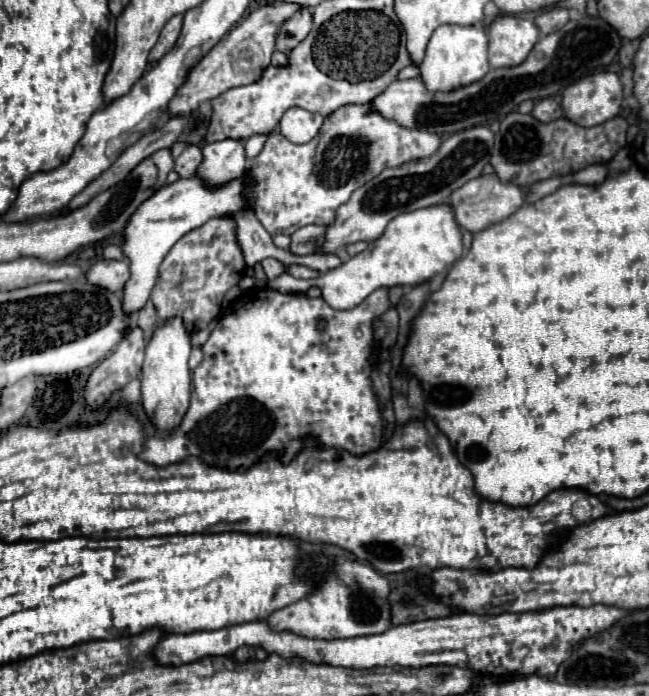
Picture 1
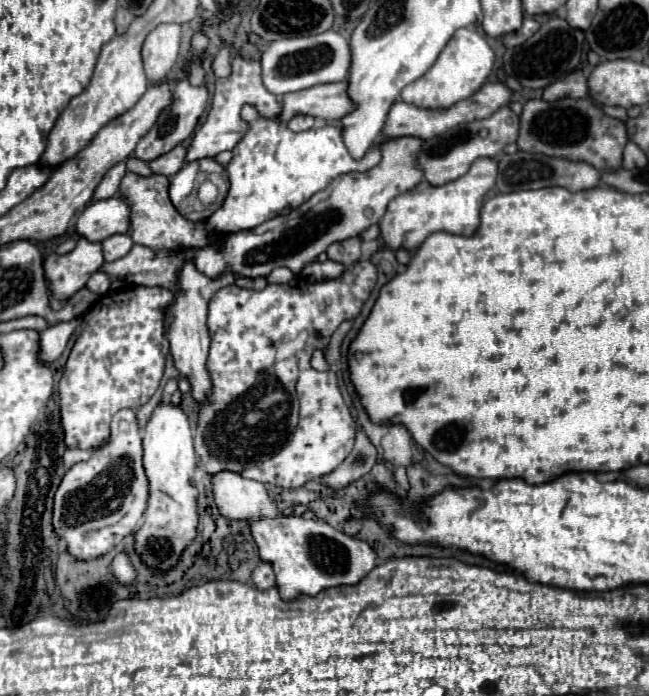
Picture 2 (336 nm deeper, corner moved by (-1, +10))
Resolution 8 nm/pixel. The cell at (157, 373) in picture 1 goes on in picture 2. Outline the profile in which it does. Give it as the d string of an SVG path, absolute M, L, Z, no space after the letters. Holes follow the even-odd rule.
M161 402L153 410L153 414L143 430L143 450L145 450L143 464L145 464L145 472L149 478L149 506L147 506L143 526L135 532L135 550L143 556L143 562L147 566L151 566L155 570L169 570L177 564L181 552L193 540L195 528L197 528L197 490L193 488L193 482L191 482L191 476L197 468L197 458L195 458L195 450L193 450L189 418L181 410L181 406L175 406L171 402Z

